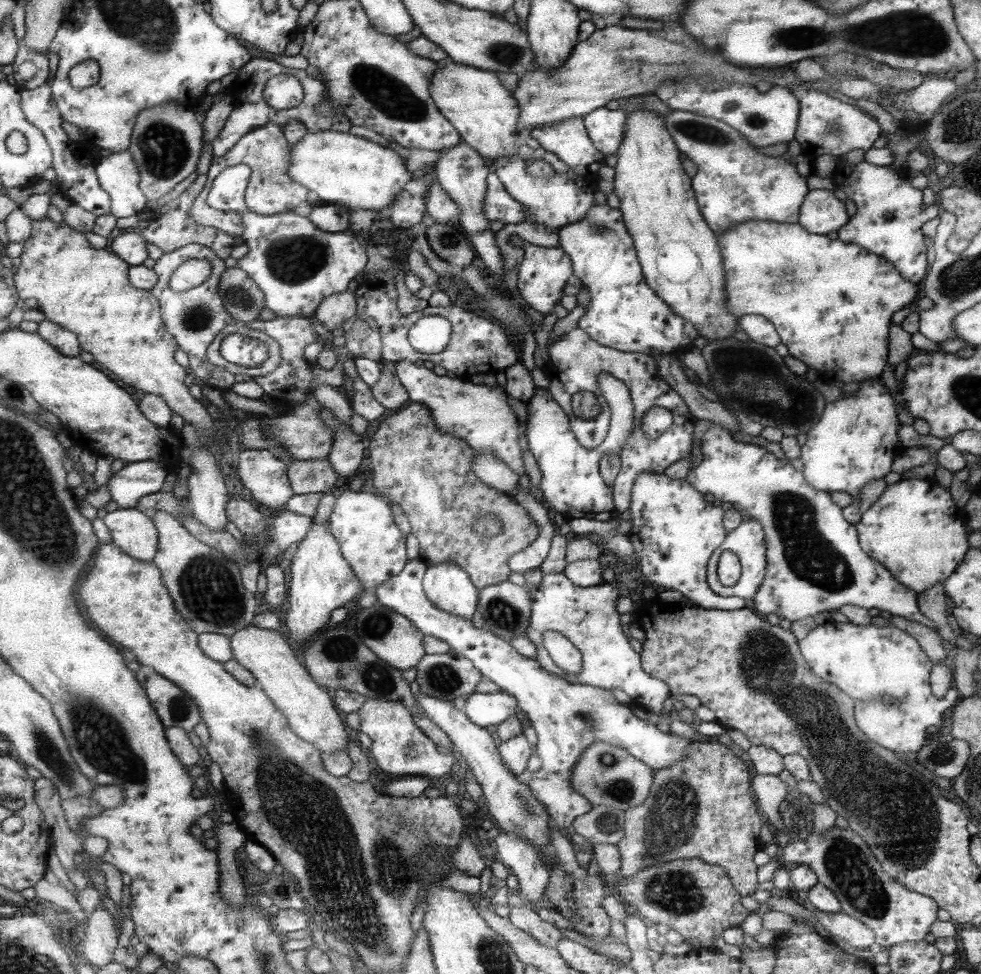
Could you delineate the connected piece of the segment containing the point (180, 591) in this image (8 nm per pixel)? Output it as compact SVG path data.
M161 510L153 520L159 526L159 554L155 564L163 570L163 582L171 590L179 612L187 618L195 632L213 632L233 638L237 632L253 626L259 616L259 602L255 594L245 588L243 568L215 546L195 538L195 534L191 534L191 530L175 514Z

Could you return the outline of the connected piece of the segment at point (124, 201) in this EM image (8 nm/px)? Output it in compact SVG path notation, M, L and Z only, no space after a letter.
M133 152L111 154L109 158L99 160L97 170L103 190L113 200L113 216L117 216L117 220L135 216L149 204L141 190L143 174Z

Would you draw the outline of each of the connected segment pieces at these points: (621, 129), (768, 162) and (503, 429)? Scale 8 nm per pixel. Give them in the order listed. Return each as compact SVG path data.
M599 108L587 114L585 118L585 128L595 144L595 148L607 156L607 154L617 154L623 134L625 134L625 122L627 122L627 112L617 108L617 110L607 110Z
M675 110L663 116L663 124L685 158L697 164L697 174L691 178L691 186L695 188L703 220L715 236L721 236L743 222L797 224L799 208L809 190L793 164L787 164L783 156L771 158L759 154L741 132L715 118Z
M403 360L395 364L397 376L403 380L405 388L411 394L413 404L425 404L433 410L435 422L445 432L465 438L477 452L495 450L515 474L525 474L527 462L523 460L523 442L521 442L521 420L515 414L513 406L507 404L507 392L503 388L489 388L481 384L471 384L465 378L439 376L431 368L417 366L415 362Z

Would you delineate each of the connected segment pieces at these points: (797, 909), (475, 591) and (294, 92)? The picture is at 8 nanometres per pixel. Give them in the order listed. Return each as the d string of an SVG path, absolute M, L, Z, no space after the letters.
M769 898L767 902L761 904L763 910L771 910L771 912L783 912L795 918L805 918L811 926L815 922L819 922L831 936L843 938L847 944L855 946L857 950L869 950L869 946L875 942L875 932L871 928L867 928L863 922L859 922L857 918L851 918L849 914L837 912L837 914L825 914L825 912L807 912L803 906L795 904L793 900L787 898L779 898L773 900Z
M457 562L431 564L425 578L425 590L435 606L469 620L477 614L481 604L481 588Z
M279 76L275 84L265 88L265 98L267 102L277 108L277 110L287 110L287 108L299 108L305 102L305 86L299 82L295 76Z

